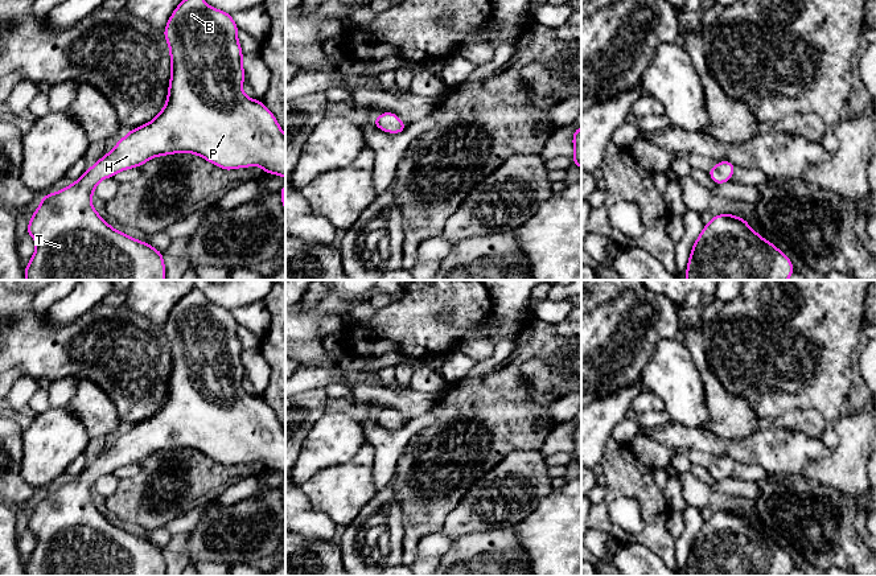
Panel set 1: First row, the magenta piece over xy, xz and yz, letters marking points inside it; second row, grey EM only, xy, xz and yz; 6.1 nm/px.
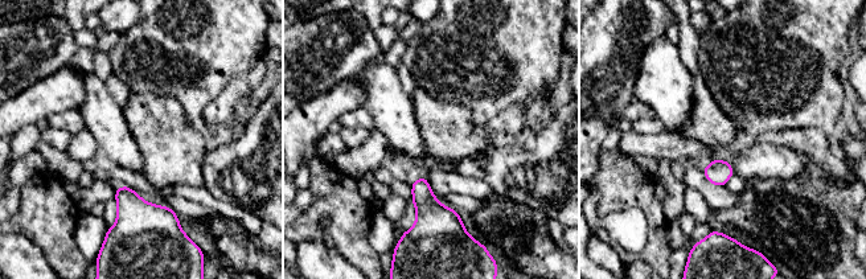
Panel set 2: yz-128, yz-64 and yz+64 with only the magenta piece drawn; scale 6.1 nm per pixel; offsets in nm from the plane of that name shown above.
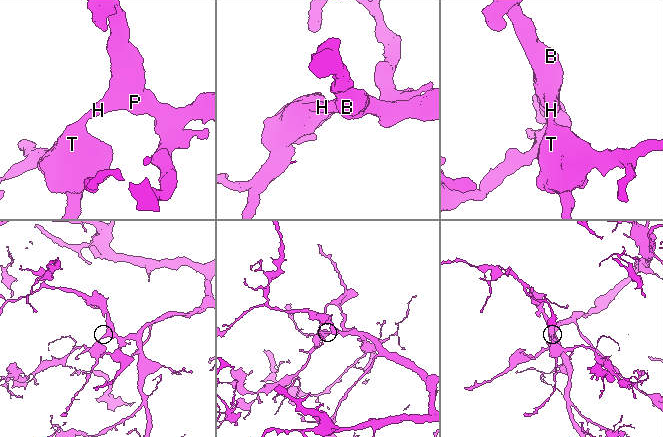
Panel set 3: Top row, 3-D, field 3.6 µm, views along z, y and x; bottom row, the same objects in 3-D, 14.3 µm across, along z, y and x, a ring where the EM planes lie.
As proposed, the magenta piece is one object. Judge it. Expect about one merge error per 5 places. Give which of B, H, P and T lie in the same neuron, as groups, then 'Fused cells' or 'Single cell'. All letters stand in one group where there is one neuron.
Groups: B H P T. Single cell

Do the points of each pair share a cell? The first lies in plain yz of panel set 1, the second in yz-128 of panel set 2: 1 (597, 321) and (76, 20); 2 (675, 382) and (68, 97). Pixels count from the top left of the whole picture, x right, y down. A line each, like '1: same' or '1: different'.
1: different
2: different

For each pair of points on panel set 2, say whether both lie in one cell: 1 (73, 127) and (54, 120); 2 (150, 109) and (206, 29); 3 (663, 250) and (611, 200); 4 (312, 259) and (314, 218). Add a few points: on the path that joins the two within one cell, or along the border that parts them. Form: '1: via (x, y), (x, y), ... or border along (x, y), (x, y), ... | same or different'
1: via (69, 123), (58, 120) | same
2: border along (131, 90), (167, 94), (175, 98), (185, 113) | different
3: via (655, 230), (653, 214), (640, 201), (631, 200) | same
4: border along (296, 242), (320, 238), (341, 254) | different

